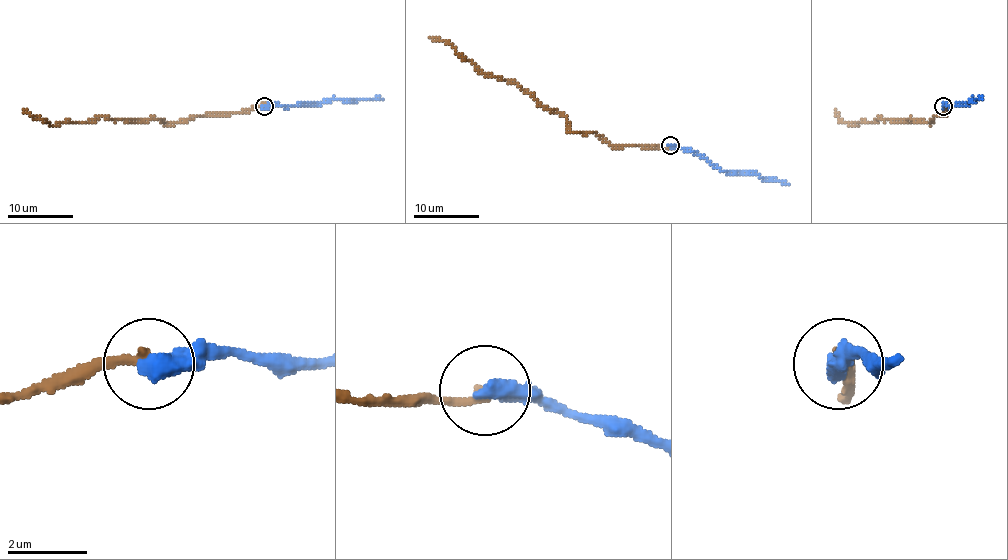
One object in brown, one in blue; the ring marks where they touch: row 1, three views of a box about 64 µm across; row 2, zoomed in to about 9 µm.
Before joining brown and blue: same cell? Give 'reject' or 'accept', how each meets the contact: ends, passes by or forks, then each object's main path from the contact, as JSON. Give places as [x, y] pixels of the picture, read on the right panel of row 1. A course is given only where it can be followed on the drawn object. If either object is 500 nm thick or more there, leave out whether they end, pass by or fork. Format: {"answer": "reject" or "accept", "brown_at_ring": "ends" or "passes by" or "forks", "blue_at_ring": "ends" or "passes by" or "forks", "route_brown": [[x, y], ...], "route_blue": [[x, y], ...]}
{"answer": "accept", "route_brown": [[944, 107], [945, 113], [931, 118], [931, 123], [880, 116], [847, 125], [836, 110]], "route_blue": [[944, 107], [981, 98]]}

